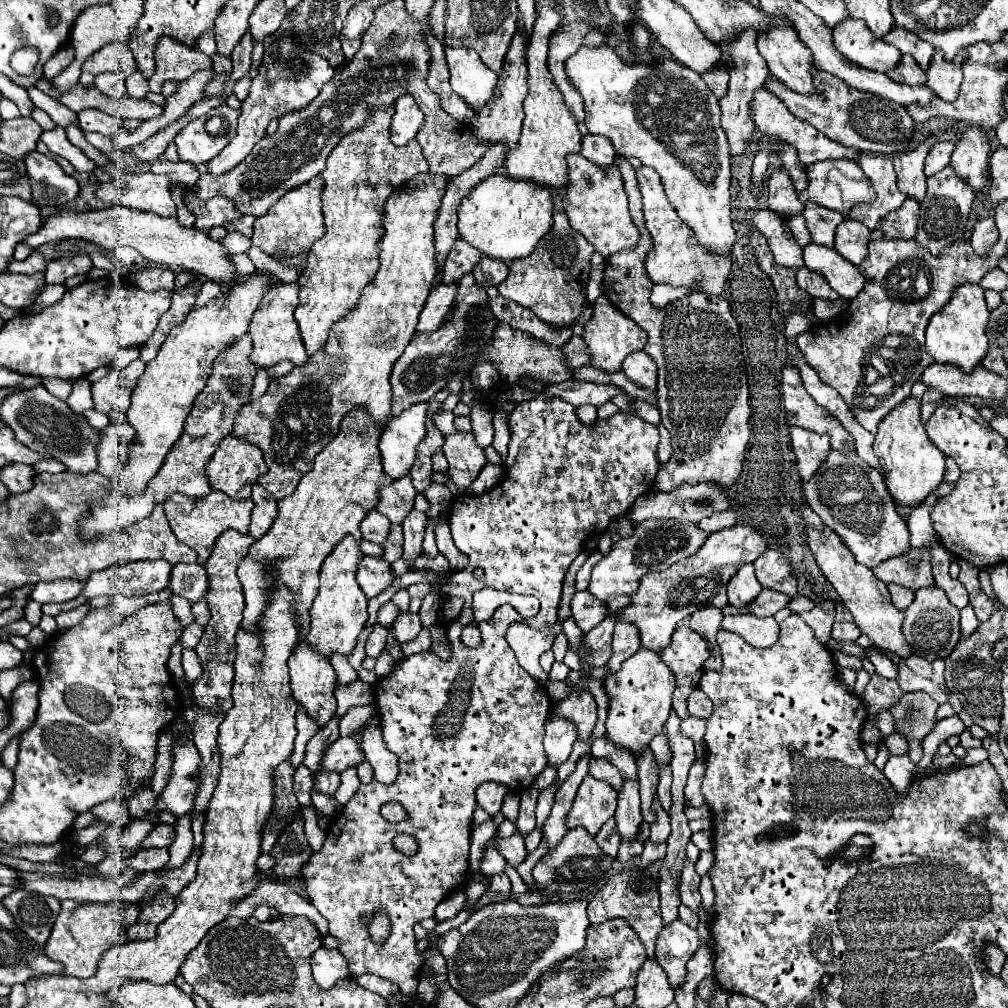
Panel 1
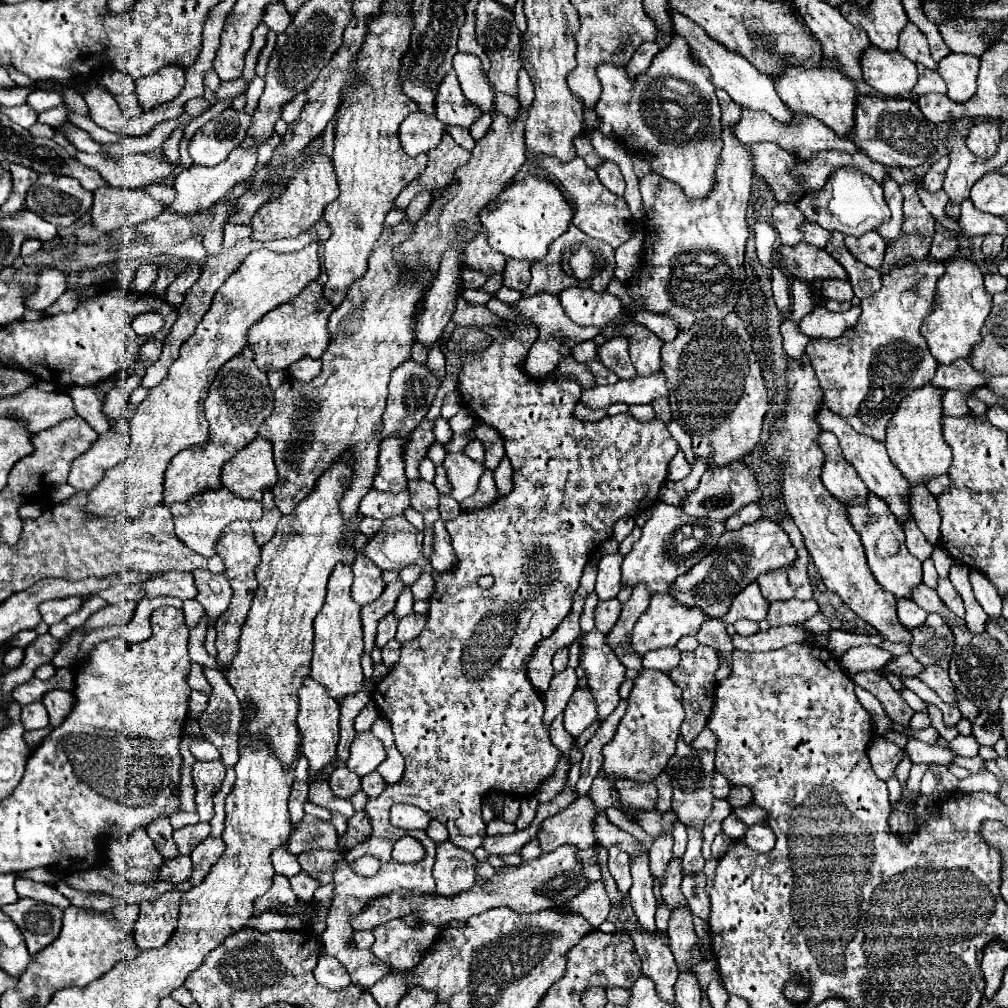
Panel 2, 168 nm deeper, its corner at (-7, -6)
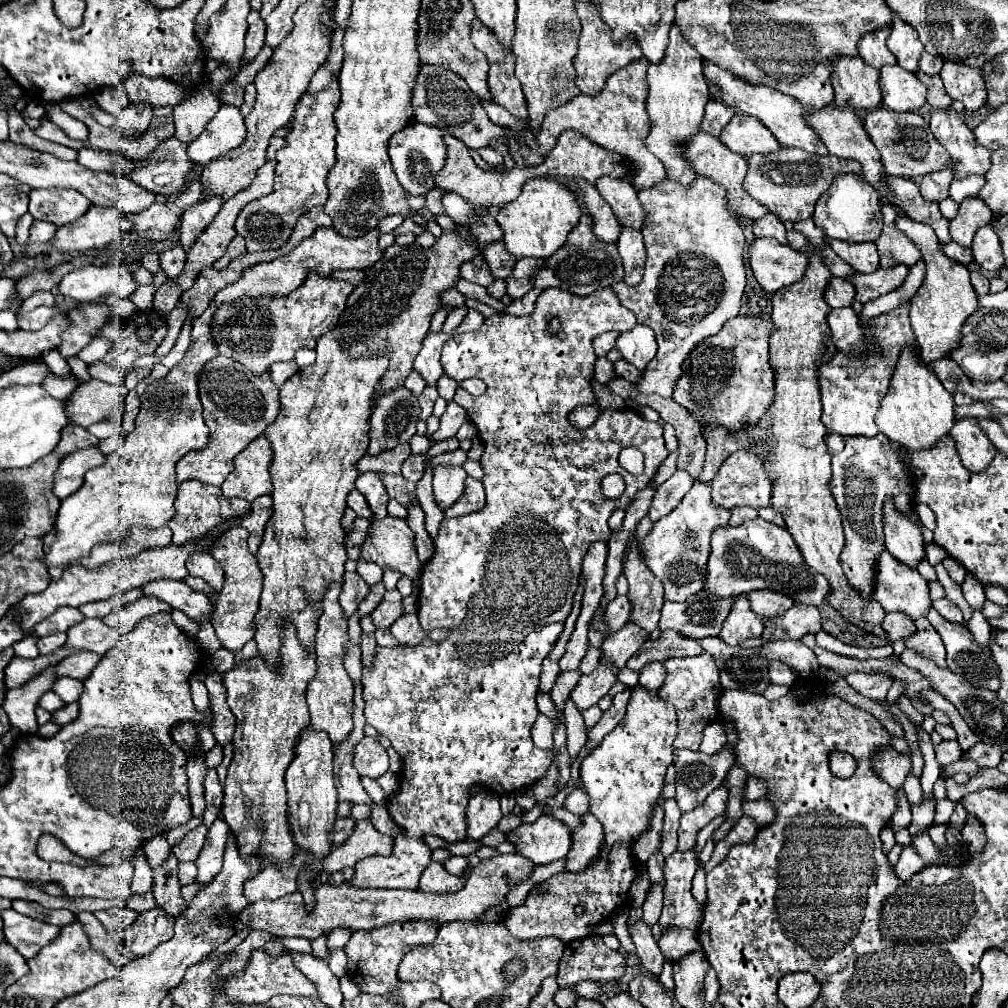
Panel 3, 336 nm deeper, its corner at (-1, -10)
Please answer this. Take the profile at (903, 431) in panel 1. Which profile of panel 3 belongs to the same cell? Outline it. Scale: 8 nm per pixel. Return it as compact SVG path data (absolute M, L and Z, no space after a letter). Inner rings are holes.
M914 346L900 352L890 380L890 390L880 402L876 424L880 432L890 438L890 442L904 444L908 450L932 448L944 434L950 432L954 424L952 394L942 386L938 376L920 360L920 354Z

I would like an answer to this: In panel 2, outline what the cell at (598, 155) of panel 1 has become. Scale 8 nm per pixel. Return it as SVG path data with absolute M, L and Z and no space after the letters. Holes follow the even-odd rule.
M604 160L604 162L602 162L602 168L596 168L596 174L598 174L600 182L602 182L610 192L614 192L614 194L618 194L618 196L624 194L624 186L626 186L626 184L624 184L624 176L622 176L622 172L620 172L620 168L618 168L616 162Z

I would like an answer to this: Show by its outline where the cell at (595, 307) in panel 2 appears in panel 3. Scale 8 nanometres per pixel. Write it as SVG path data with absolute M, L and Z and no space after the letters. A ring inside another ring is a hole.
M546 288L538 300L536 300L536 308L530 316L526 318L516 318L516 316L508 316L508 314L494 314L490 318L484 320L482 328L476 332L466 332L466 334L458 334L452 336L442 350L442 366L446 370L446 374L456 380L462 382L466 378L480 378L482 382L486 382L486 394L482 396L472 396L470 392L466 392L464 388L458 386L454 402L460 404L466 412L468 418L476 424L478 428L478 436L484 442L484 454L480 458L482 470L484 470L484 478L482 484L486 488L486 506L478 512L460 516L460 518L450 518L450 520L442 520L440 524L440 532L434 540L434 556L430 562L424 564L422 568L422 576L420 576L420 596L418 596L418 612L420 612L420 624L424 628L424 632L432 632L432 630L440 630L440 628L448 628L450 636L444 640L434 642L432 638L424 638L424 642L420 646L400 646L400 648L376 648L374 660L372 660L372 668L362 668L362 686L364 686L364 716L366 722L370 726L374 726L380 734L384 734L390 742L392 748L400 754L402 758L402 778L400 778L400 792L390 796L388 800L388 812L394 818L394 822L398 826L404 828L404 834L396 836L396 844L394 844L394 852L390 854L390 858L382 858L382 856L368 856L364 860L360 860L356 864L356 874L350 880L350 884L360 886L360 888L404 888L404 890L416 890L418 888L418 880L420 874L424 872L424 868L430 864L430 848L422 842L424 834L434 834L444 838L446 842L460 842L466 840L466 804L470 798L470 786L480 784L486 788L492 788L496 794L508 794L508 792L516 792L522 790L526 786L532 786L534 782L538 782L554 754L550 750L540 750L532 744L530 738L530 728L536 722L538 716L538 708L536 708L536 694L538 694L538 678L540 678L540 668L542 668L542 660L552 652L560 632L564 630L564 620L572 610L572 598L578 590L578 580L582 574L582 560L586 556L592 542L598 540L608 540L610 538L610 528L608 528L608 518L612 516L612 512L616 508L626 508L634 494L642 488L646 488L658 466L662 464L662 460L668 456L668 450L664 446L664 436L662 436L662 428L658 426L658 422L648 422L644 420L636 410L624 408L624 410L612 410L612 408L602 408L596 422L588 428L574 428L568 422L568 414L584 404L596 404L596 396L592 392L592 384L594 384L594 362L596 362L596 354L592 348L592 340L602 334L602 332L610 332L610 330L618 330L618 332L628 332L632 326L636 326L636 316L620 304L616 292L612 288L600 288L596 292L592 292L590 296L576 296L570 294L562 288ZM552 318L560 320L560 332L550 332L548 330L548 322ZM628 446L636 446L642 454L644 454L644 464L646 470L640 476L632 476L628 474L624 468L620 468L618 464L618 454L628 448ZM610 472L618 472L624 482L626 482L626 490L622 494L622 498L618 500L610 500L602 494L600 490L600 482L604 476L608 476Z

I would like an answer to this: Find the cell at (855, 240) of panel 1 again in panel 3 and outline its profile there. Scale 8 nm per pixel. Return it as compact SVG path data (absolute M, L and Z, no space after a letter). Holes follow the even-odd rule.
M830 240L830 246L856 272L870 274L878 268L878 252L874 242L848 243L842 240Z

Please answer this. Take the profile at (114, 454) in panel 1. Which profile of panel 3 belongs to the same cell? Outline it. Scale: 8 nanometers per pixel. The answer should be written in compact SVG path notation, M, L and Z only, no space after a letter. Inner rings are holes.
M84 448L84 450L76 450L72 454L68 454L62 462L60 468L54 474L54 488L52 492L64 500L66 496L74 494L84 480L84 474L90 468L96 468L100 464L106 462L106 456L102 452L98 452L98 448Z

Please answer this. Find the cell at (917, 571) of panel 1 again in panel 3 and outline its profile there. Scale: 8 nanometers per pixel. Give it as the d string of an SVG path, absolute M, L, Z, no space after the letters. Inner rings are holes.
M930 608L928 612L928 622L936 628L936 632L940 634L940 638L944 640L944 646L946 646L946 652L948 652L948 668L952 672L958 672L962 674L972 686L976 688L988 688L988 690L998 690L1000 688L1000 680L998 680L998 668L996 668L996 662L992 660L992 652L986 650L984 646L980 646L974 636L968 632L966 626L962 624L952 624L948 620L944 620L934 608Z

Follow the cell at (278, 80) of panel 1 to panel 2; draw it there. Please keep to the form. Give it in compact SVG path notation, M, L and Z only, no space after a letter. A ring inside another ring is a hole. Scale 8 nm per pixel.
M238 146L234 152L230 152L228 160L206 168L206 166L192 166L190 170L182 170L176 180L174 180L174 188L176 188L176 200L170 204L176 212L180 214L192 214L196 210L204 210L210 208L210 204L222 200L226 194L230 194L234 190L236 184L248 180L258 164L258 146L250 146L248 150L244 150L242 146Z

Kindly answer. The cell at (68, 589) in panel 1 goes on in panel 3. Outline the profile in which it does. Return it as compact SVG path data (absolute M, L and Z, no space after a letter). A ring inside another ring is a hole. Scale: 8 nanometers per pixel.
M58 608L52 616L36 624L36 636L48 636L50 632L66 632L72 624L78 624L82 618L84 616L78 608Z

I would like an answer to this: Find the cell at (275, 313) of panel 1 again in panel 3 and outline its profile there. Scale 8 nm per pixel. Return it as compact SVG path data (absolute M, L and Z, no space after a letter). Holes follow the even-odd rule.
M312 272L306 282L288 296L256 296L256 300L244 296L244 300L238 300L236 304L222 304L220 310L216 310L216 316L212 316L212 338L216 340L220 354L244 364L252 374L262 376L274 362L292 360L300 348L316 348L318 338L338 324L352 288L354 286L350 282L328 276L324 278L318 272Z

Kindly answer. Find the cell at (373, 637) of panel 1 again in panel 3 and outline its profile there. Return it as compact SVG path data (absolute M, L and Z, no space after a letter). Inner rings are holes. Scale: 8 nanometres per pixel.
M398 590L386 592L382 602L376 606L376 610L372 612L374 618L374 626L380 630L388 630L392 622L396 622L402 616L402 596Z

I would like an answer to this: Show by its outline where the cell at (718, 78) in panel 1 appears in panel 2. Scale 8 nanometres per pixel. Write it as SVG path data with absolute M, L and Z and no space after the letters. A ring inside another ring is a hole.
M716 90L716 96L718 96L720 108L722 108L722 126L736 124L740 120L742 106L734 104L734 100L730 100L730 96L726 96L726 92L722 92L722 90Z

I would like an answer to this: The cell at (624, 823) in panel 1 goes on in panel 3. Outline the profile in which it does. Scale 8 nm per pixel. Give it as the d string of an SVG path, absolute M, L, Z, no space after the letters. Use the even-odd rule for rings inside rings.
M638 920L636 924L630 926L630 934L632 940L636 944L638 950L638 958L642 962L642 966L652 974L652 976L660 976L662 966L664 966L664 954L660 952L656 940L652 938L650 928L644 924L644 920Z

